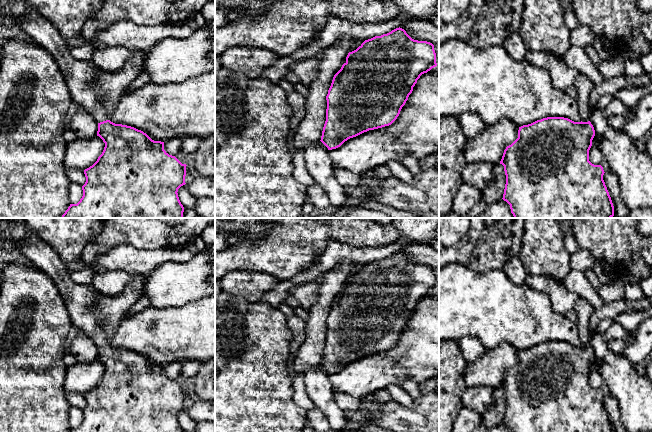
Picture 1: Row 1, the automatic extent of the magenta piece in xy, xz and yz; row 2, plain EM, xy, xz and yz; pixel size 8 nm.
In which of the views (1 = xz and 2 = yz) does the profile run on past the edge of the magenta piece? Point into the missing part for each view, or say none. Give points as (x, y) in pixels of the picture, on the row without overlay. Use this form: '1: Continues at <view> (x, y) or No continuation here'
1: No continuation here
2: Continues at yz (584, 310)

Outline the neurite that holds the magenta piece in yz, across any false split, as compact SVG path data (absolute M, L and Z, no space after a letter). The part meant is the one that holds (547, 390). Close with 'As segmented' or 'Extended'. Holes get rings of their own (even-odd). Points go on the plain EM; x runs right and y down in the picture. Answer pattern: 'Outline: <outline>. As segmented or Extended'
Outline: M579 297L574 310L577 313L576 324L581 346L564 341L547 341L523 349L519 351L518 362L504 374L500 385L506 399L502 423L510 429L510 432L614 432L603 404L605 397L603 391L589 385L589 374L595 360L594 351L589 345L594 308L585 298Z. Extended

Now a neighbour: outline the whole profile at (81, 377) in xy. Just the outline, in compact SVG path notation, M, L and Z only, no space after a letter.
M97 359L90 363L77 362L67 368L64 389L67 393L84 395L97 385L104 371L105 367Z

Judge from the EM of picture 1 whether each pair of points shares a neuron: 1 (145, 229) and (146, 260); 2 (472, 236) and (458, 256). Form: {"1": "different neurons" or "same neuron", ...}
{"1": "different neurons", "2": "same neuron"}

